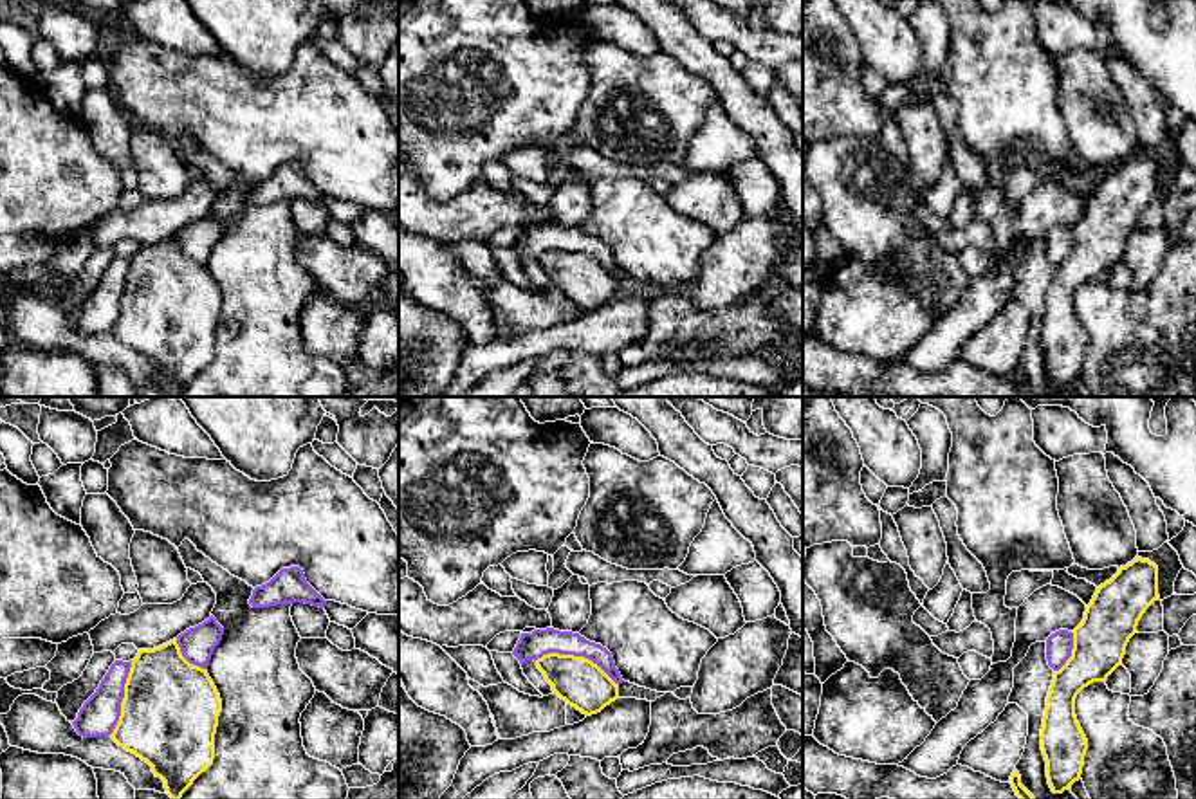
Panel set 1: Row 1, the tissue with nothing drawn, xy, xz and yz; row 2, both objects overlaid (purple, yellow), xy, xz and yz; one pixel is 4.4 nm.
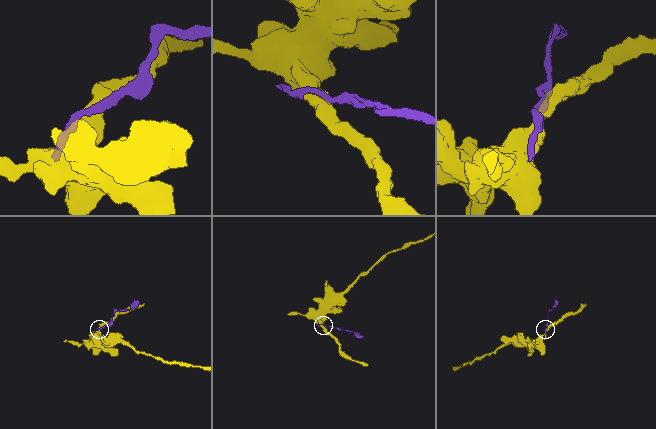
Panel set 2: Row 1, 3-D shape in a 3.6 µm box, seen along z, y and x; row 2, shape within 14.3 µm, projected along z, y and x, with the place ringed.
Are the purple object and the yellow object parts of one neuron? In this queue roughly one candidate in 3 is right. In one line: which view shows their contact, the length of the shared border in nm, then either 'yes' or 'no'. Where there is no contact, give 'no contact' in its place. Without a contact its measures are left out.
xz | 400 nm | no

